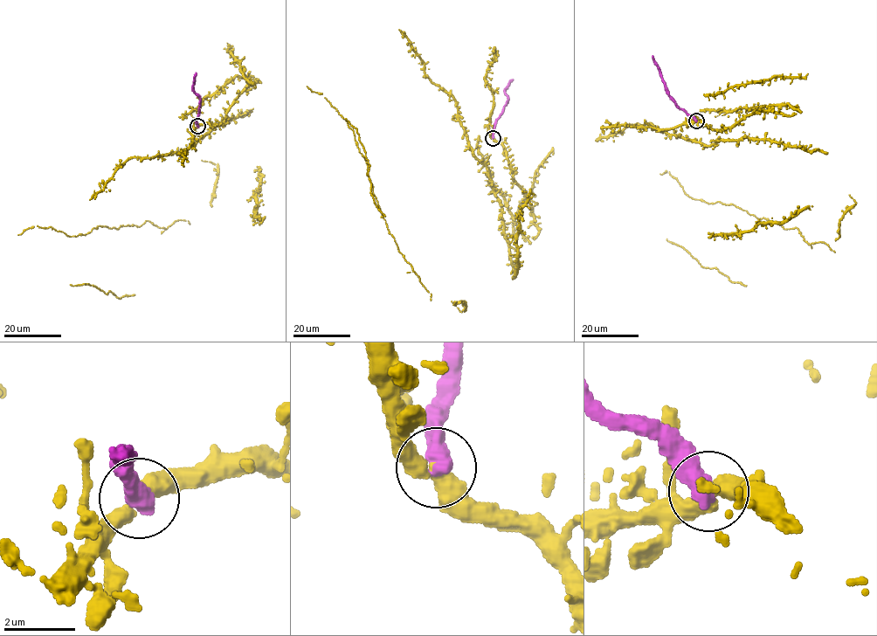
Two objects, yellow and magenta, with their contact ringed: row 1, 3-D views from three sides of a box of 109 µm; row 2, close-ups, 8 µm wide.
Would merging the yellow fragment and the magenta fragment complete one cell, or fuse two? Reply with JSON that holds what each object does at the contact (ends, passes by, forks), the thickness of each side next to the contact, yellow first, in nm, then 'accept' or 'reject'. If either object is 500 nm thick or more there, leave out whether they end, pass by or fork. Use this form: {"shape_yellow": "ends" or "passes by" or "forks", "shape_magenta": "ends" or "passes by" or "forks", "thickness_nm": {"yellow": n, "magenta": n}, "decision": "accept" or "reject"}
{"thickness_nm": {"yellow": 360, "magenta": 550}, "decision": "reject"}

